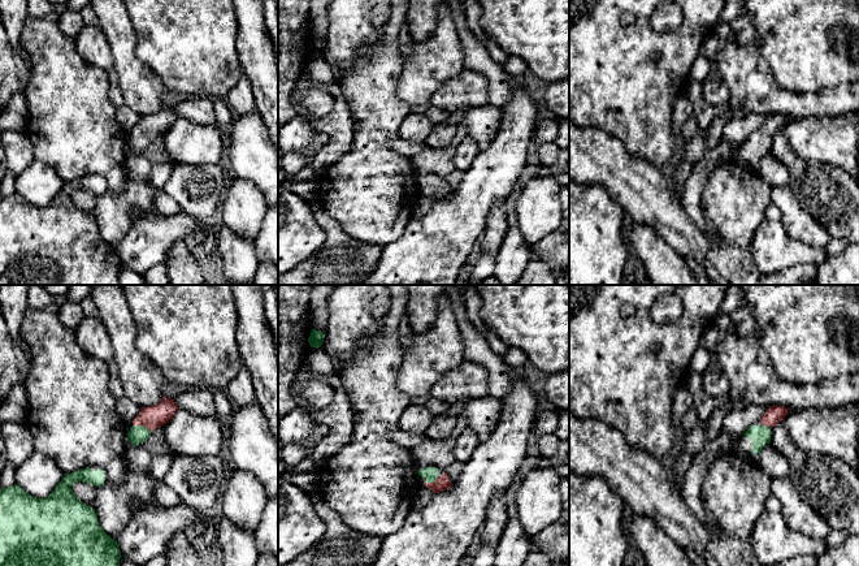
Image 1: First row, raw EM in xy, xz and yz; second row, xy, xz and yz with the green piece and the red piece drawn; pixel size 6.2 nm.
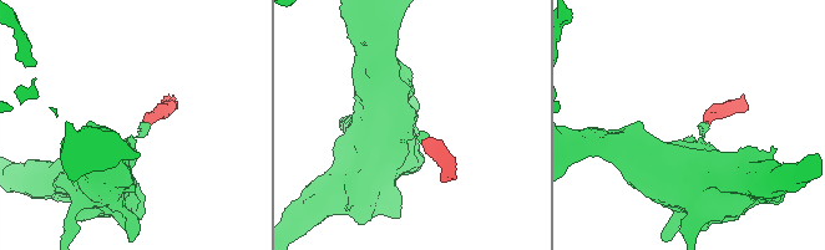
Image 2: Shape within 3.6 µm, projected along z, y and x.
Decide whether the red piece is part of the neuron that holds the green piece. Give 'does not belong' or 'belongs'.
belongs

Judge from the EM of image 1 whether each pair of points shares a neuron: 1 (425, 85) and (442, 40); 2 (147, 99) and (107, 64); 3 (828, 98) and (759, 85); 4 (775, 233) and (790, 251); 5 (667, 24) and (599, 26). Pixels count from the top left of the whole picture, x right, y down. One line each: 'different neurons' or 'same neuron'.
1: same neuron
2: different neurons
3: same neuron
4: same neuron
5: different neurons

